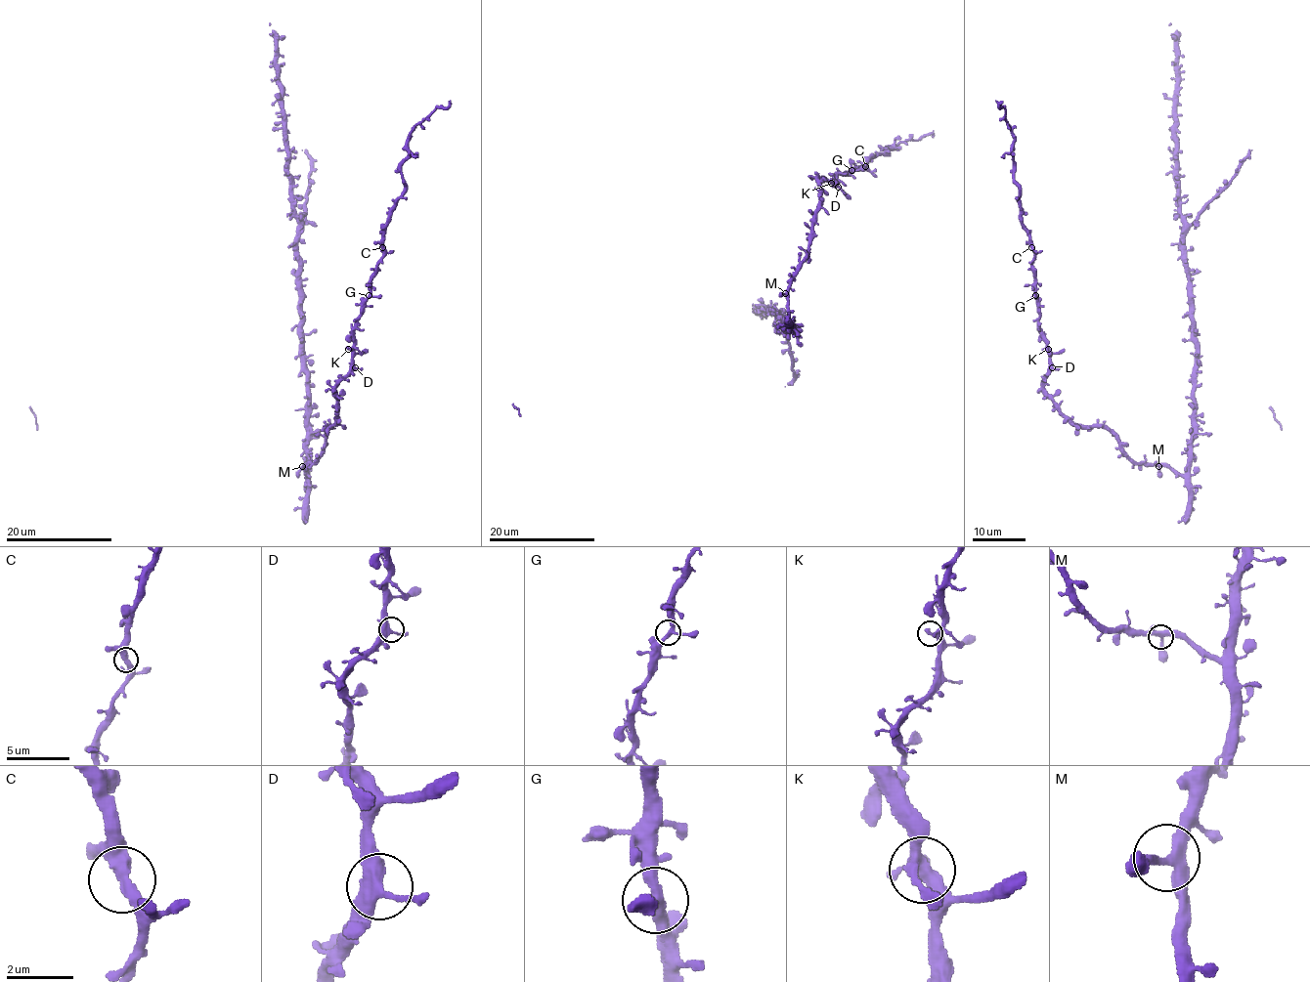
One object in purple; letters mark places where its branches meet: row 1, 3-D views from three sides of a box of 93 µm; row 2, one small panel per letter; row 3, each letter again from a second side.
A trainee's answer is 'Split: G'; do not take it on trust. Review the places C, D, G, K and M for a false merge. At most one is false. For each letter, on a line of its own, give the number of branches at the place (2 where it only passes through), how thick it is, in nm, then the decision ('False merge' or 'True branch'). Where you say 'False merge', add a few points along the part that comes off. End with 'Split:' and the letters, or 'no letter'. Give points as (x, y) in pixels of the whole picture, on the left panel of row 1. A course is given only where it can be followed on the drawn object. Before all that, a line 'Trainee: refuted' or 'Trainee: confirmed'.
Trainee: refuted
C: Branches: 3. Thickness 320 nm. True branch
D: Branches: 3. Thickness 360 nm. True branch
G: Branches: 3. Thickness 280 nm. True branch
K: Branches: 3. Thickness 280 nm. True branch
M: Branches: 3. Thickness 320 nm. True branch
Split: no letter

